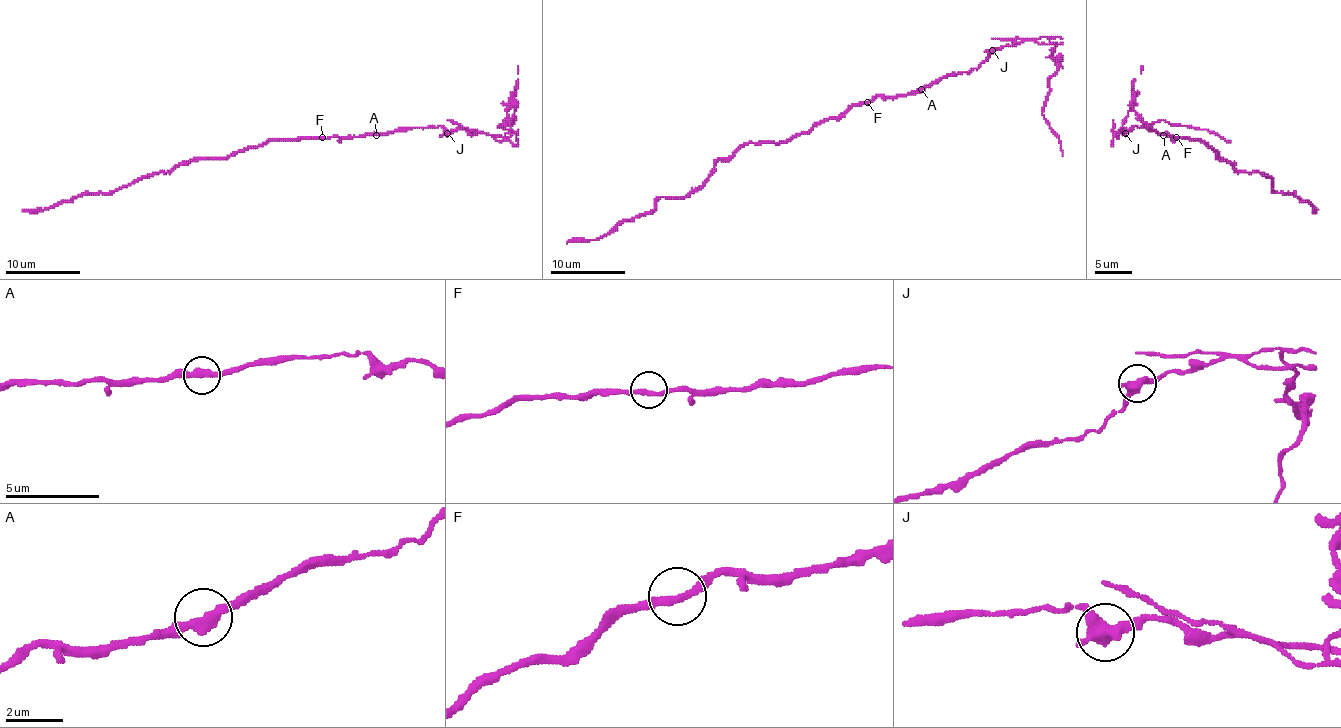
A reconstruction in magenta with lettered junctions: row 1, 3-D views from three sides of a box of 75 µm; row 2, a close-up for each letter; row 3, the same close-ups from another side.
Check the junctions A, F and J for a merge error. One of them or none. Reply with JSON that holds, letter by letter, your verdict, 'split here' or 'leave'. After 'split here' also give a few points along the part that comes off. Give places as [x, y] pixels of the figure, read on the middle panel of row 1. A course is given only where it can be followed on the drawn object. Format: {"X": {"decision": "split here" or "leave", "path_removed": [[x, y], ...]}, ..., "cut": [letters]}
{"A": {"decision": "leave"}, "F": {"decision": "leave"}, "J": {"decision": "split here", "path_removed": [[992, 50], [1025, 40], [1055, 46], [1051, 53], [1059, 68], [1049, 79], [1042, 115], [1062, 156]]}, "cut": ["J"]}

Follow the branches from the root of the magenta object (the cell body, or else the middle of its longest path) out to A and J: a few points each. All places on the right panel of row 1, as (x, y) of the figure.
A: (1178, 139), (1163, 135)
J: (1178, 139), (1161, 135), (1150, 127), (1135, 126), (1124, 133)

